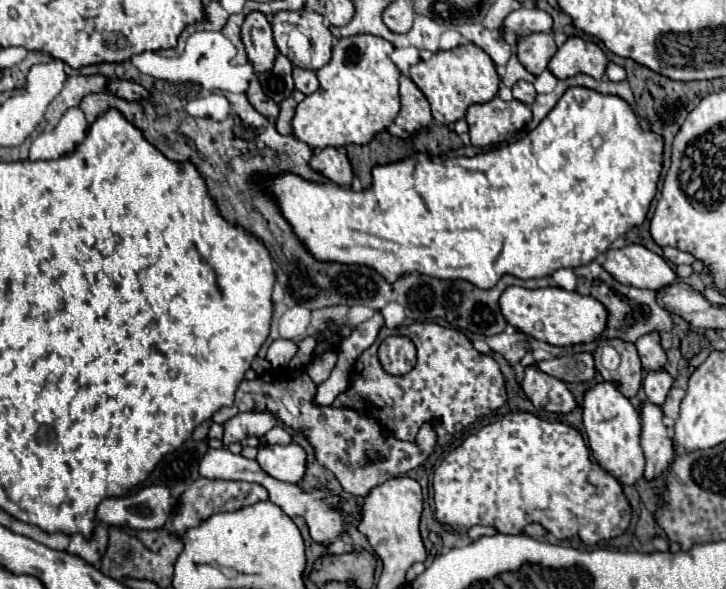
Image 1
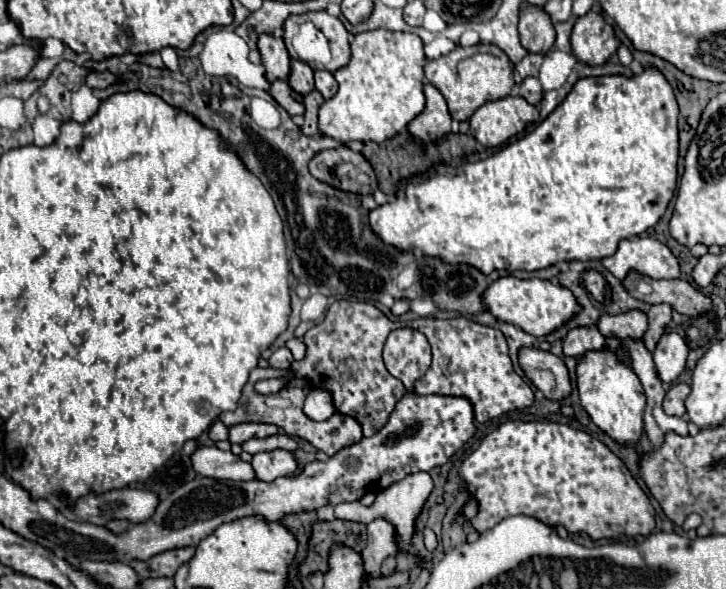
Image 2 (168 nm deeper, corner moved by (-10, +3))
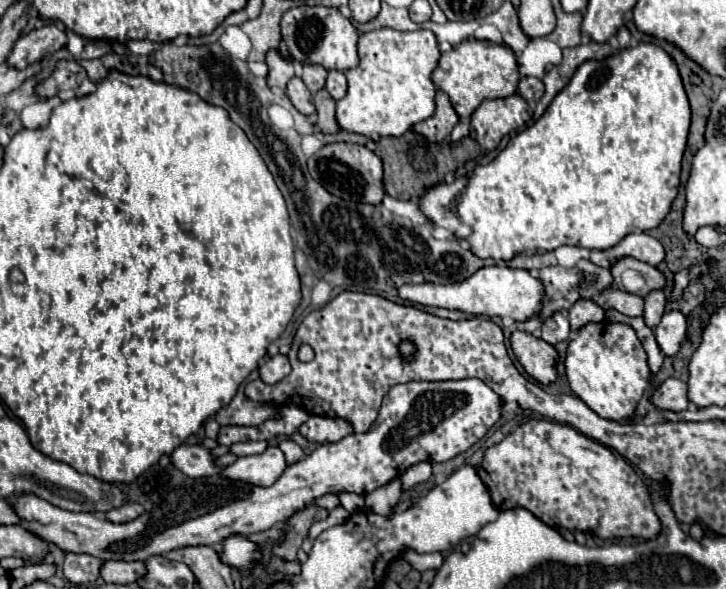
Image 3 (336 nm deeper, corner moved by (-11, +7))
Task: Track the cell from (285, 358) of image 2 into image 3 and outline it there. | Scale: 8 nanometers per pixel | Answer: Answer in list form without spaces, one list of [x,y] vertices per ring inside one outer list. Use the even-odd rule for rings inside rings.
[[[277,354],[277,356],[271,356],[265,364],[261,364],[259,370],[261,370],[261,380],[263,382],[275,384],[291,372],[291,366],[289,366],[289,360],[287,360],[285,354]]]

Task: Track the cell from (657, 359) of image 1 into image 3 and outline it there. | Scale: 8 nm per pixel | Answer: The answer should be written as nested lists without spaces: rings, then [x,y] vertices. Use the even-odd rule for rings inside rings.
[[[653,290],[647,298],[645,298],[645,310],[643,310],[643,320],[645,324],[655,330],[663,312],[665,312],[665,304],[667,304],[667,298],[661,290]]]

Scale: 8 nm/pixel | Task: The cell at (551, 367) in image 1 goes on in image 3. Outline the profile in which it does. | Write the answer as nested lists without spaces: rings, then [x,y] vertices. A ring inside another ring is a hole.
[[[577,300],[575,306],[569,310],[571,332],[577,332],[591,322],[603,322],[603,320],[605,320],[605,312],[599,306],[595,306],[593,300]]]

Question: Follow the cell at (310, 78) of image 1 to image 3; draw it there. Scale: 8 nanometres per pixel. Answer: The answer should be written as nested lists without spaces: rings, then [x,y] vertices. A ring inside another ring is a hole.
[[[329,70],[329,72],[327,72],[325,90],[327,90],[335,100],[343,98],[343,94],[347,92],[347,80],[345,80],[345,74],[339,72],[339,70]]]

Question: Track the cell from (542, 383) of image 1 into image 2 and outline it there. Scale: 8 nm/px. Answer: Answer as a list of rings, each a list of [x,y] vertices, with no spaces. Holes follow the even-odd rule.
[[[520,348],[518,362],[528,380],[550,400],[570,394],[570,376],[562,358],[538,348]]]

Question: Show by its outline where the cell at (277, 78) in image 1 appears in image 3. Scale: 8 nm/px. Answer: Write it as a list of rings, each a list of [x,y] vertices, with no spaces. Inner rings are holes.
[[[303,64],[301,80],[305,82],[305,86],[309,88],[309,92],[311,92],[311,94],[317,94],[317,92],[325,86],[325,78],[327,78],[327,70],[325,70],[323,66]]]

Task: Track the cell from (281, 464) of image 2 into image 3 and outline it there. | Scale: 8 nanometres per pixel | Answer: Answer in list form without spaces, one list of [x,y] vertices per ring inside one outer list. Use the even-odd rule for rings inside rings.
[[[269,446],[263,454],[243,456],[227,466],[223,474],[233,480],[243,480],[255,486],[273,486],[287,468],[285,454],[277,446]]]

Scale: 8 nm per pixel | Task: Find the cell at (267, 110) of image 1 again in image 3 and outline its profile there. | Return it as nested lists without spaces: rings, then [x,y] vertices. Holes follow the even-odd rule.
[[[293,76],[287,82],[287,90],[285,90],[287,98],[291,100],[291,104],[301,112],[301,114],[315,114],[315,106],[311,102],[311,92],[307,90],[307,86],[301,82],[301,78]]]

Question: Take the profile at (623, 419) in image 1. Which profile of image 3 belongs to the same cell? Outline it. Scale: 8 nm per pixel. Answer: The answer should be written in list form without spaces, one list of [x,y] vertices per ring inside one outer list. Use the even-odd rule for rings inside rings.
[[[599,322],[583,326],[573,334],[567,348],[565,372],[571,390],[601,418],[625,422],[635,414],[635,408],[649,384],[647,354],[635,332],[625,324]]]

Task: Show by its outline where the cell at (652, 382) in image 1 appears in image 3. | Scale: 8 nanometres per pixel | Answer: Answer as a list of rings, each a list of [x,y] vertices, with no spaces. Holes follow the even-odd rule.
[[[677,310],[673,312],[667,312],[663,314],[657,330],[655,330],[655,338],[657,338],[657,344],[661,348],[661,352],[665,356],[675,356],[685,340],[685,316]]]

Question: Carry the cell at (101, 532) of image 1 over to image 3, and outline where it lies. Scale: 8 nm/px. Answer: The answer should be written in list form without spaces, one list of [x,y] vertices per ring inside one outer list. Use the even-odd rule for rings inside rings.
[[[125,502],[121,508],[109,510],[105,516],[109,522],[129,522],[135,520],[139,514],[143,514],[143,506],[137,502]]]

